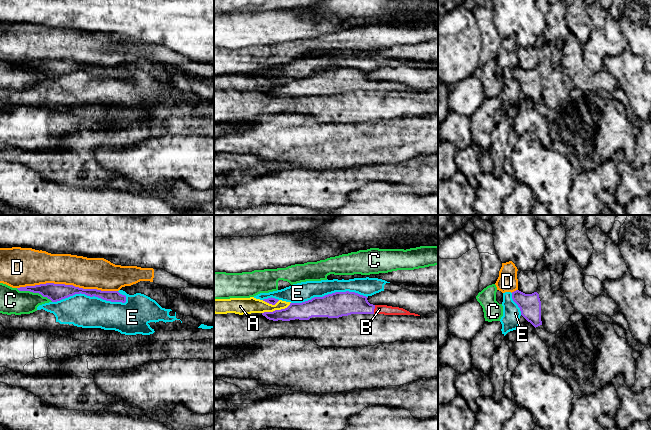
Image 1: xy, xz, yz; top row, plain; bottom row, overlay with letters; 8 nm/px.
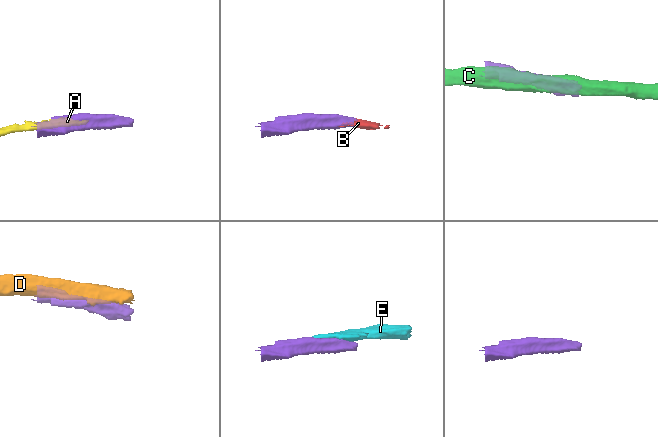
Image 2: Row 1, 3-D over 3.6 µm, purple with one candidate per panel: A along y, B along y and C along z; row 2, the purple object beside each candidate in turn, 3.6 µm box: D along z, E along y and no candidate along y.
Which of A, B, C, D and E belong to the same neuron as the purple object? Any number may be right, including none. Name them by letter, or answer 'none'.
B

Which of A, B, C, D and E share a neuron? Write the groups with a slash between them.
A E / B / C / D

